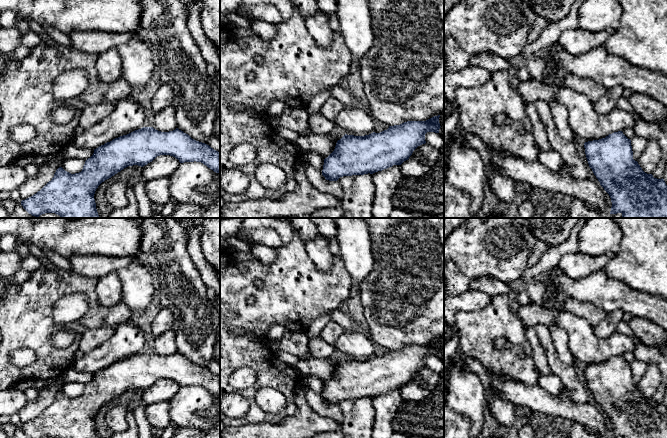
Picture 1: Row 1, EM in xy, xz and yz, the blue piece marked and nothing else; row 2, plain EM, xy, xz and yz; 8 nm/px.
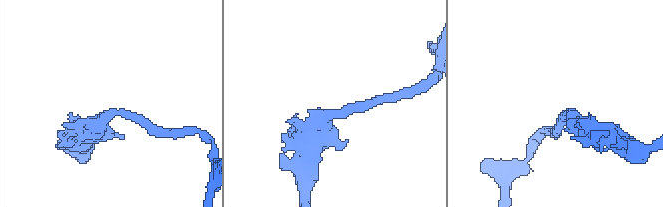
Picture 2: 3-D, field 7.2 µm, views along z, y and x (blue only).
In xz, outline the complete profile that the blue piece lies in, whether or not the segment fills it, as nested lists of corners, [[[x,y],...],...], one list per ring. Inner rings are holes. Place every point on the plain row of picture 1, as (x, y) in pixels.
[[[440,339],[434,340],[426,345],[407,345],[389,350],[380,357],[373,356],[365,360],[345,358],[337,365],[334,375],[324,383],[322,399],[326,404],[337,405],[343,400],[373,398],[393,389],[401,389],[418,370],[426,367],[427,356],[439,357],[439,341]]]

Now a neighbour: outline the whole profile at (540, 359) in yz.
[[[525,326],[524,331],[530,342],[530,346],[532,348],[532,355],[539,375],[546,376],[553,374],[551,367],[547,361],[547,357],[544,352],[544,349],[541,346],[541,343],[538,339],[534,327]]]

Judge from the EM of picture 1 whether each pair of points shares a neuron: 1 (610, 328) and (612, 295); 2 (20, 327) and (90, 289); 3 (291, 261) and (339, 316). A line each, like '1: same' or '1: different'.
1: different
2: same
3: different

